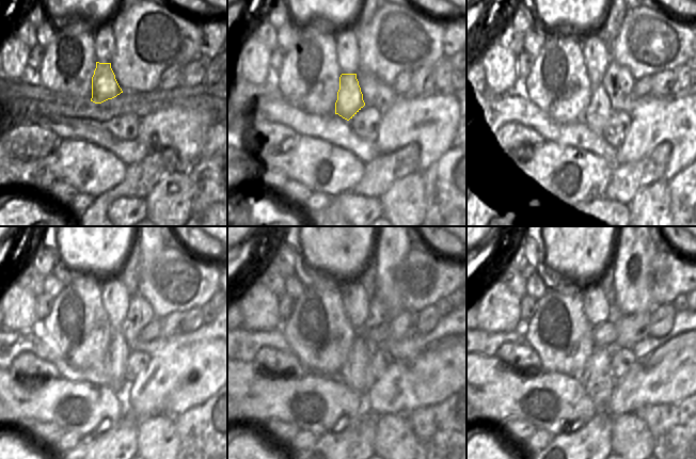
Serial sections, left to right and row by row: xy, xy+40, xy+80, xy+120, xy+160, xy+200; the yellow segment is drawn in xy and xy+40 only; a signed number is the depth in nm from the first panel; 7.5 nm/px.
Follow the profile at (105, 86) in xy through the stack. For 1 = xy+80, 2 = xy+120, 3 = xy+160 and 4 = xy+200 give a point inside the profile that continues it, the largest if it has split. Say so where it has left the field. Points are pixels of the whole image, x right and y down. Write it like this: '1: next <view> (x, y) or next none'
1: next xy+80 (598, 111)
2: next xy+120 (117, 353)
3: next xy+160 (357, 374)
4: next xy+200 (597, 378)

